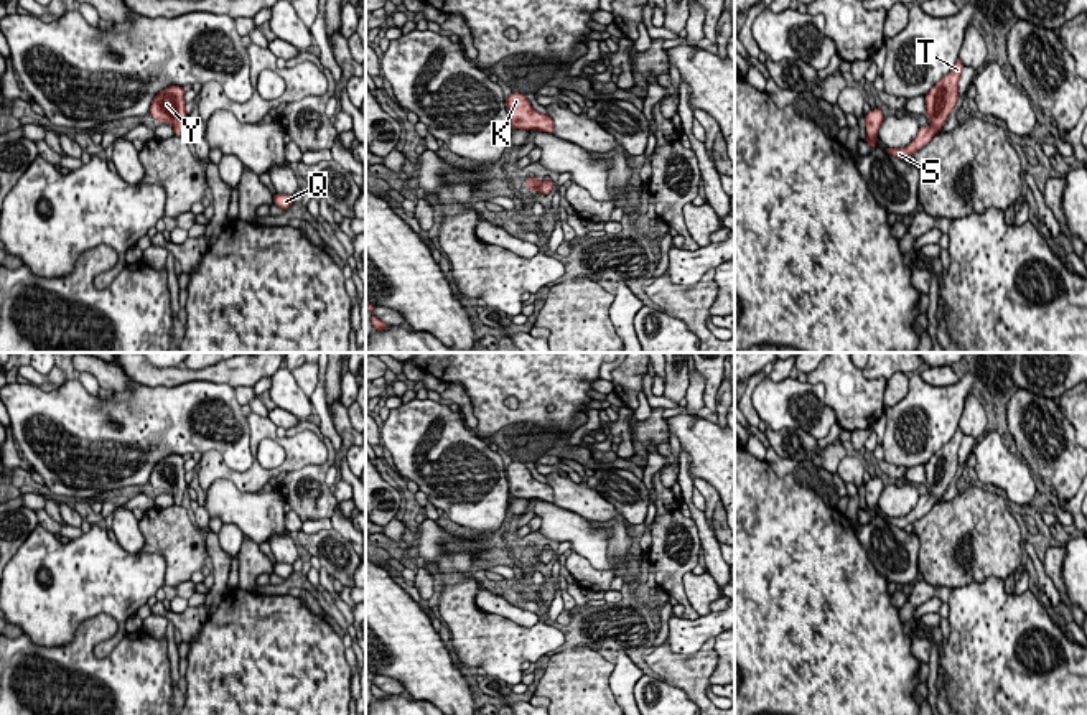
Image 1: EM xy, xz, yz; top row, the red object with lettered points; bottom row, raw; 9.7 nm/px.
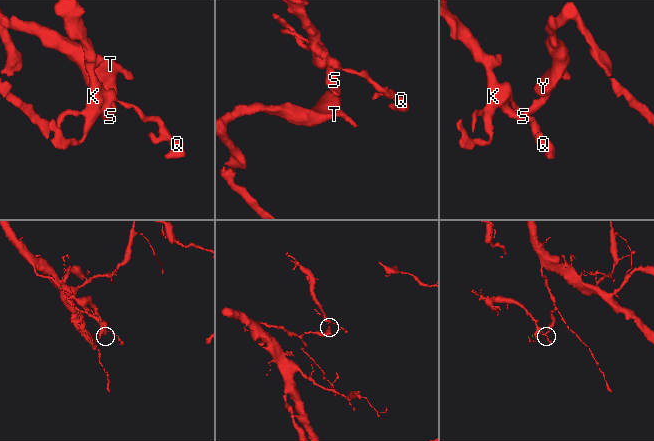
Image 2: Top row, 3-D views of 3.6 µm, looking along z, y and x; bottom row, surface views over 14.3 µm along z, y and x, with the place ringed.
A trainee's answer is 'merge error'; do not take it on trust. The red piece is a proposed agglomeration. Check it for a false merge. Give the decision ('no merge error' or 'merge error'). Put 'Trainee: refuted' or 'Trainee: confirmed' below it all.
no merge error
Trainee: refuted

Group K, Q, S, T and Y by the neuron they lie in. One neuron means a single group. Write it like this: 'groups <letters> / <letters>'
groups K Q S T Y

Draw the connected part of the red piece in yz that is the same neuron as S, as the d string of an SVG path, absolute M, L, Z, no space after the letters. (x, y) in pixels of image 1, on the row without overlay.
M960 428L954 433L950 442L944 445L926 465L926 484L932 491L929 496L921 496L917 506L903 517L884 517L886 522L904 529L914 524L919 517L927 514L934 504L944 496L949 483L954 479L959 468L959 448L963 433Z

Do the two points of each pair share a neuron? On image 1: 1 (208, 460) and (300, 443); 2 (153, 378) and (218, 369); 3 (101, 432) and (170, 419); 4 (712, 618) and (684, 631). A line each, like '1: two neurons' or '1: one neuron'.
1: one neuron
2: one neuron
3: one neuron
4: one neuron

